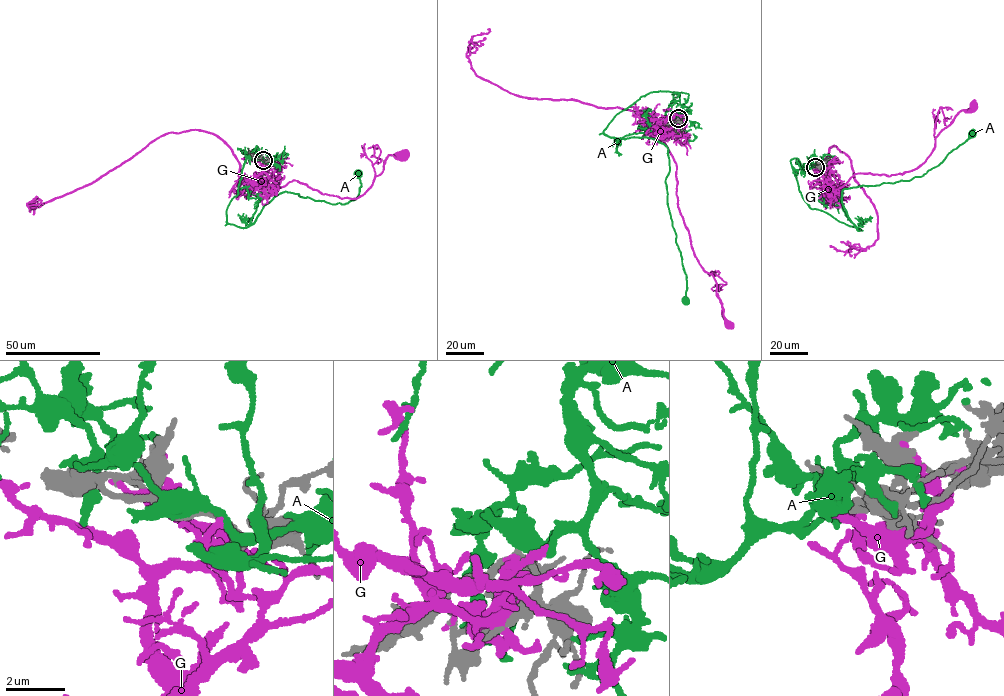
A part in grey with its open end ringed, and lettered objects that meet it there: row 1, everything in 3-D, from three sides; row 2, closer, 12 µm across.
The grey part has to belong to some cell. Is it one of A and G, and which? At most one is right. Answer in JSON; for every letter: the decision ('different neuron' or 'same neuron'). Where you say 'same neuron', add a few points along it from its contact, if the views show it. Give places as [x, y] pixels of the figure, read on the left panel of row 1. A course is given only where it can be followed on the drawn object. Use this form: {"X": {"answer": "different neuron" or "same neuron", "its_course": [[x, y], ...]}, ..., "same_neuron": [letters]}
{"A": {"answer": "different neuron"}, "G": {"answer": "different neuron"}, "same_neuron": []}

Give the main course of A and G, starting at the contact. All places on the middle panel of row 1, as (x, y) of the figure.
A: (678, 118), (688, 94), (651, 92), (603, 132), (647, 137), (667, 148), (667, 205), (686, 300)
G: (677, 118), (676, 122), (657, 131), (676, 163), (678, 206), (694, 256), (714, 278), (722, 315), (729, 323)

